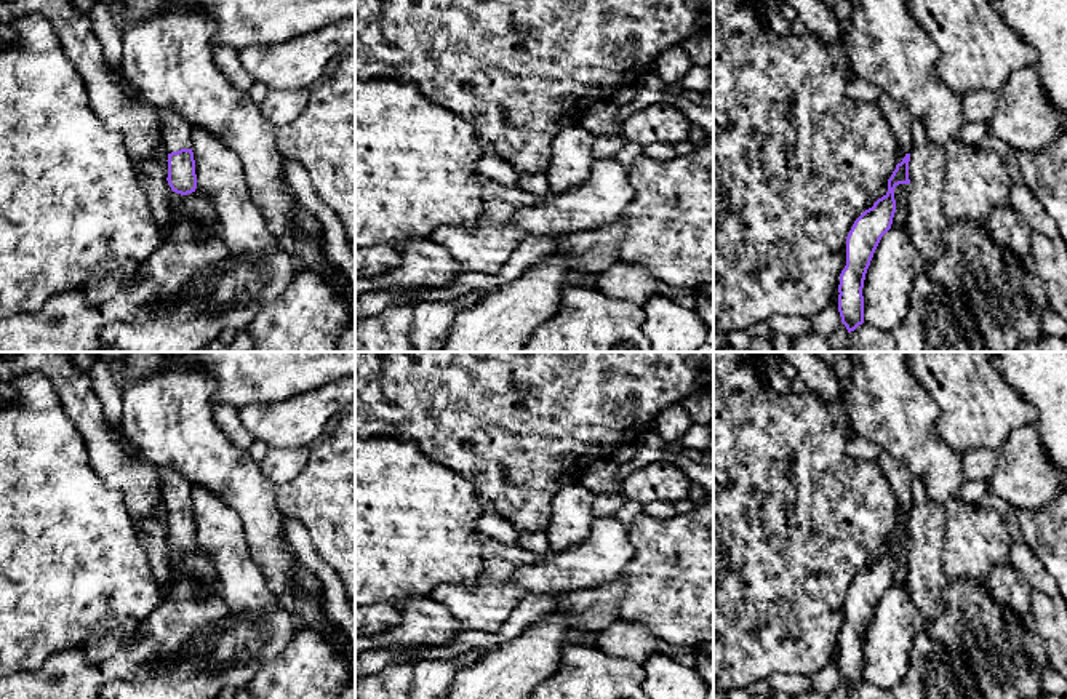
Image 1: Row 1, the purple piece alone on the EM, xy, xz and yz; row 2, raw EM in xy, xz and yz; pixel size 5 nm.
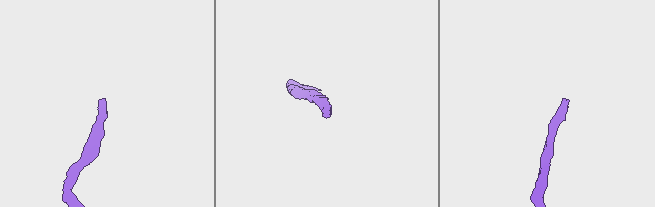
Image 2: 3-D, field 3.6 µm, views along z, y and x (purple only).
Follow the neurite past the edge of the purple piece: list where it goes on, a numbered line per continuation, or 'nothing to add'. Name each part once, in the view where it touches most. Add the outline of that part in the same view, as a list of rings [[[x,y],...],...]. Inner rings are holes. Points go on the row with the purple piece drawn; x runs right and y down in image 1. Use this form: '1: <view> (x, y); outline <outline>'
1: xy (176, 131); outline [[[157,109],[157,112],[162,118],[162,136],[168,154],[192,149],[190,125],[173,110]]]

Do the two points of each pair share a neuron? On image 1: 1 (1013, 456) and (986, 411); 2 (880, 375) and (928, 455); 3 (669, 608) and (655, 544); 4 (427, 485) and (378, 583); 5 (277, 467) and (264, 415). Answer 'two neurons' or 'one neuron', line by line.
1: two neurons
2: one neuron
3: one neuron
4: one neuron
5: two neurons

